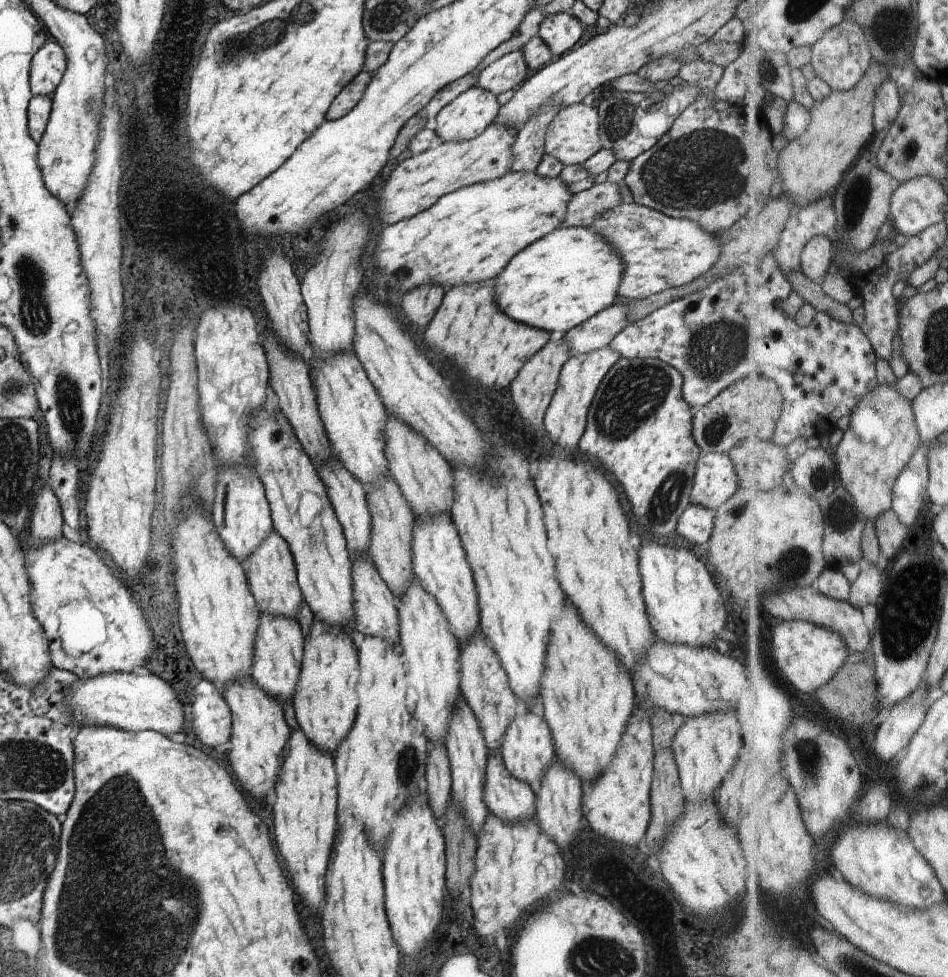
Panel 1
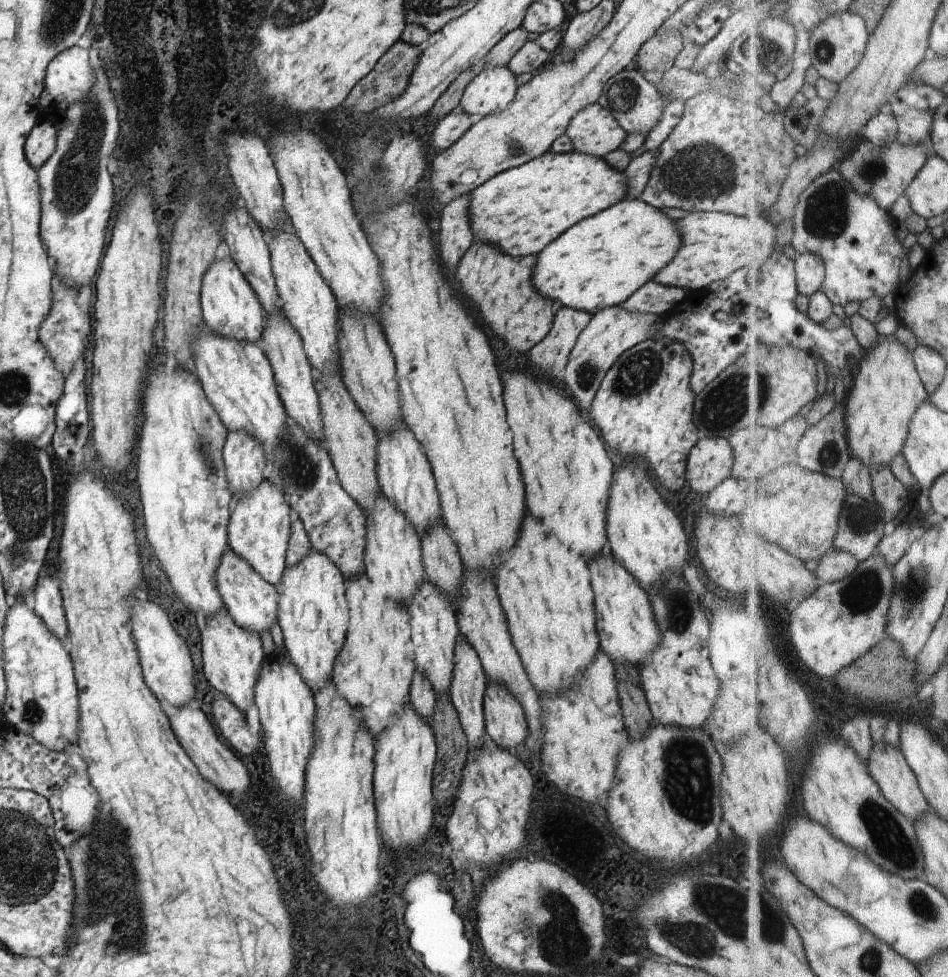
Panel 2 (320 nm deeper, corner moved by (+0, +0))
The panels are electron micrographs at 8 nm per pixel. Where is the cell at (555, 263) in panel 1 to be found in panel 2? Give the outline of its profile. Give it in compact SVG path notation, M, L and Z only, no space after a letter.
M626 198L604 209L602 212L598 212L598 214L594 216L581 220L548 244L548 246L537 255L537 263L533 270L533 285L540 294L543 294L547 299L552 300L552 302L558 301L560 305L585 310L590 314L594 314L597 310L622 305L623 302L627 298L630 298L641 286L644 286L648 281L652 281L658 271L661 271L666 265L670 264L671 260L674 260L678 249L681 248L681 244L681 232L675 220L671 220L661 209L654 208L652 205L645 203L641 198Z

